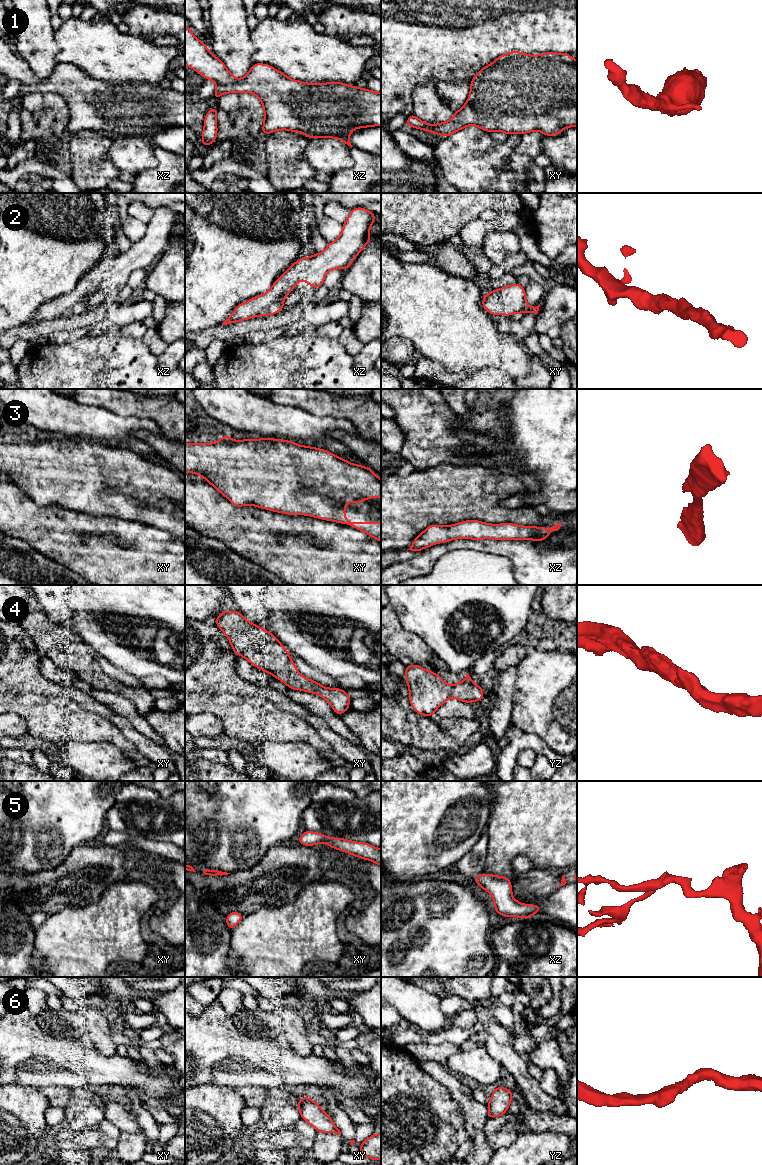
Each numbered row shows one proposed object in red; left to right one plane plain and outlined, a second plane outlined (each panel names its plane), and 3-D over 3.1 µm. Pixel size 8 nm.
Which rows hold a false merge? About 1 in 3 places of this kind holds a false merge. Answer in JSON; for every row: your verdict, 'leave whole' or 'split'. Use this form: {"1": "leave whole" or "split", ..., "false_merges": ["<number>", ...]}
{"1": "leave whole", "2": "leave whole", "3": "leave whole", "4": "leave whole", "5": "leave whole", "6": "leave whole", "false_merges": []}

